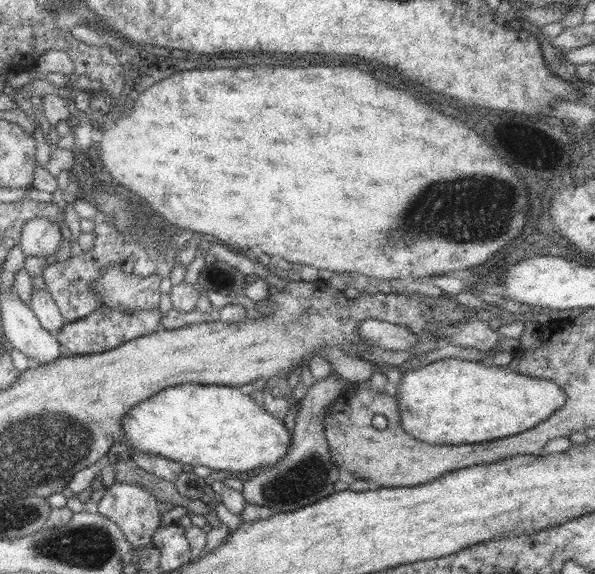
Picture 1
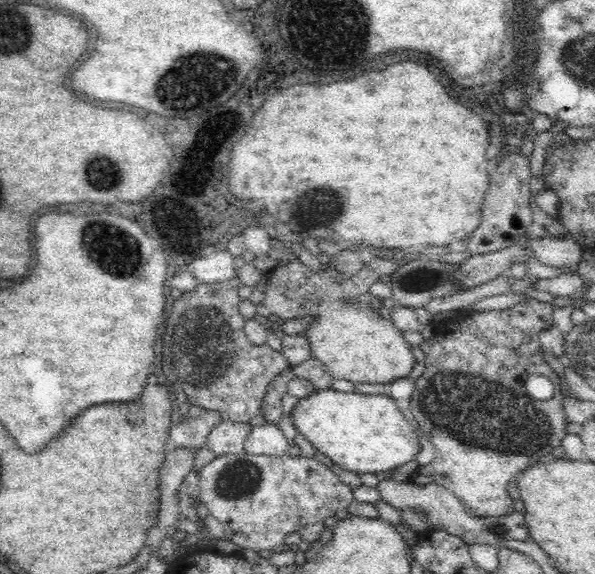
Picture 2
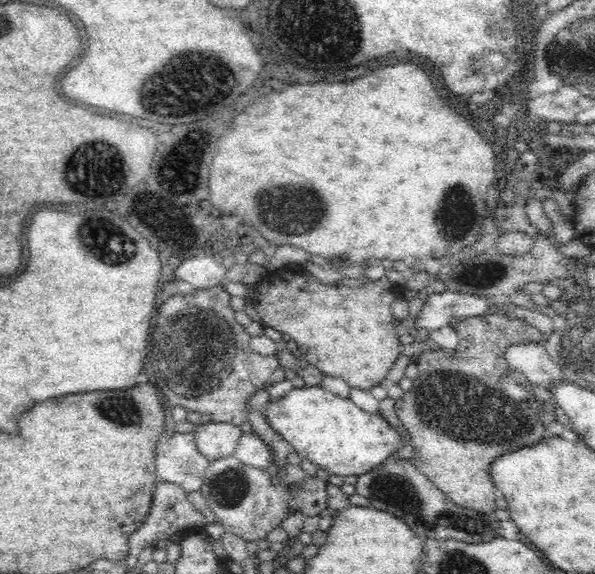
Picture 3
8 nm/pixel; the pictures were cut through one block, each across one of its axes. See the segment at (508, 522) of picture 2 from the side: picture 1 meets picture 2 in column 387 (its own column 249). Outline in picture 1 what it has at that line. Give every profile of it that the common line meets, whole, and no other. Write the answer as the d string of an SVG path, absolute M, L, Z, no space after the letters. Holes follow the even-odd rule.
M329 374L327 378L314 381L300 400L292 442L284 458L273 467L243 481L242 494L246 502L268 506L274 514L302 508L335 491L341 468L332 460L332 451L324 435L324 420L328 417L327 409L344 393L342 385L346 382L340 374Z

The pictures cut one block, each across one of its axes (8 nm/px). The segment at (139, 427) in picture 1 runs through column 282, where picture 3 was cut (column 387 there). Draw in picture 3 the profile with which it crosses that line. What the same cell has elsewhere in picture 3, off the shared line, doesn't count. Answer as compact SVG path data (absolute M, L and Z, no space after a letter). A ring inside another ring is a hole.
M321 386L294 387L280 400L270 399L265 417L269 425L304 460L338 476L361 475L382 464L402 441L386 416L366 413L352 403L326 392Z

